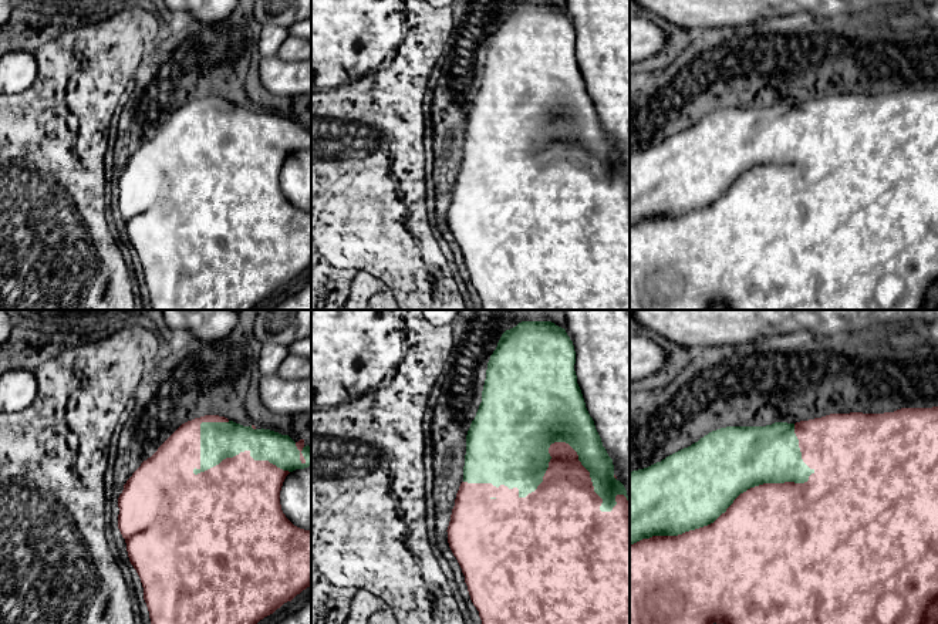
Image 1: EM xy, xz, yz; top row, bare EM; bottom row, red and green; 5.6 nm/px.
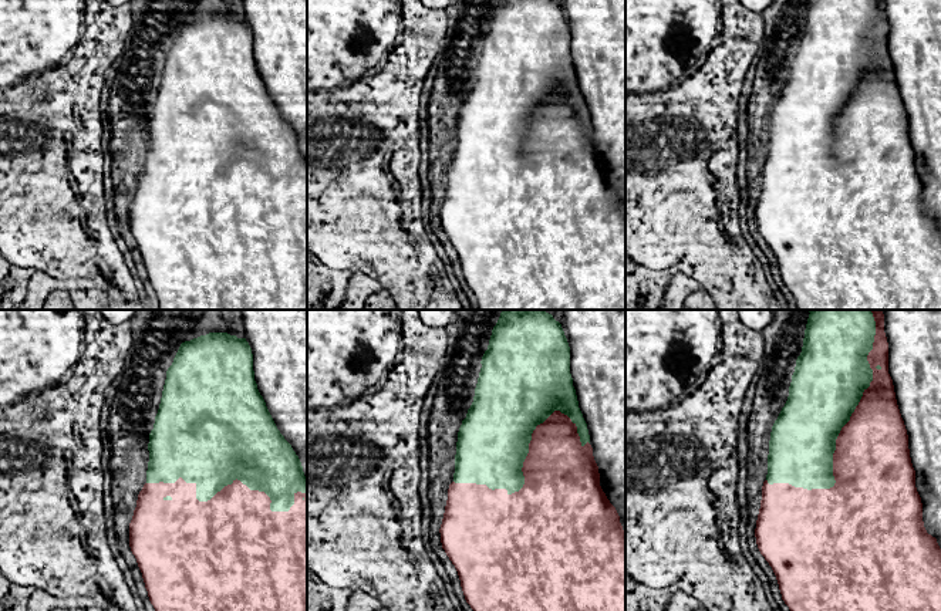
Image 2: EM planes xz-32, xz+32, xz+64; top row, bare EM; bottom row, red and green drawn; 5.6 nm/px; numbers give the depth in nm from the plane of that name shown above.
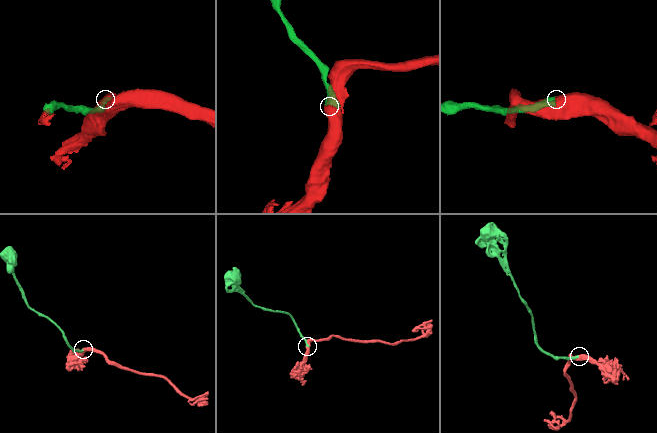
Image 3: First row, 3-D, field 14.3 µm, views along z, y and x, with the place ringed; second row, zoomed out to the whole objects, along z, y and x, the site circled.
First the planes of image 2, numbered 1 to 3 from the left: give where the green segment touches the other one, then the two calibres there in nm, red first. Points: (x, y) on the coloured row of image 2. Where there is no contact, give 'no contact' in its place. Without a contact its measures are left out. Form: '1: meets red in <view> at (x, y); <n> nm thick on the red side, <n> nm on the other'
1: meets red in xz-32 at (230, 485); 440 nm thick on the red side, 460 nm on the other
2: meets red in xz+32 at (526, 458); 440 nm thick on the red side, 400 nm on the other
3: meets red in xz+64 at (842, 429); 440 nm thick on the red side, 400 nm on the other

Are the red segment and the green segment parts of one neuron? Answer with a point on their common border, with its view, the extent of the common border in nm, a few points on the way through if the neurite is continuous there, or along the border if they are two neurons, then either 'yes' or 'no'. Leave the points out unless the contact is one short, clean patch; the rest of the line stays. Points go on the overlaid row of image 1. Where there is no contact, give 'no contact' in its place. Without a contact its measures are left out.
contact xz (550, 445); length 950 nm; yes

